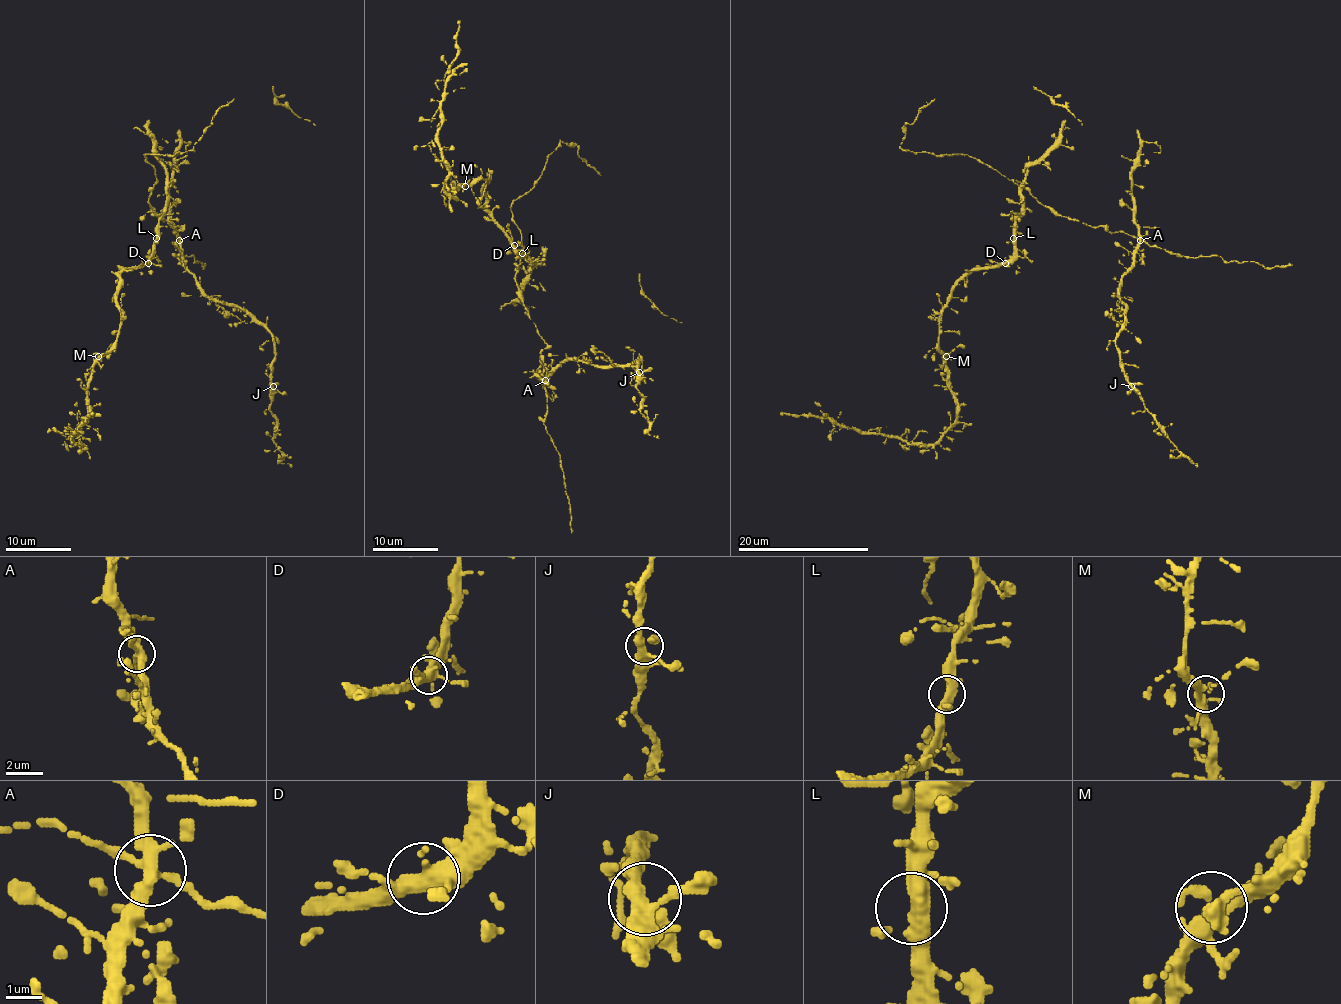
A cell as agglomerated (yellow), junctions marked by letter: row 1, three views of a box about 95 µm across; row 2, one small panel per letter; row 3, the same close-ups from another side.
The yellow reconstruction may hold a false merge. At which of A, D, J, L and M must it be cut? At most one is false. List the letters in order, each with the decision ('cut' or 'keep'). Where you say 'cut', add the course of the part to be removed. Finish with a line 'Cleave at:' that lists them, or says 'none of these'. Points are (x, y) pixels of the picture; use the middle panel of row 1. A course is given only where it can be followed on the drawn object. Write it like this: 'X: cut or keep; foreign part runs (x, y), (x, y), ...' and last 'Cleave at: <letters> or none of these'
A: keep
D: keep
J: keep
L: keep
M: keep
Cleave at: none of these

